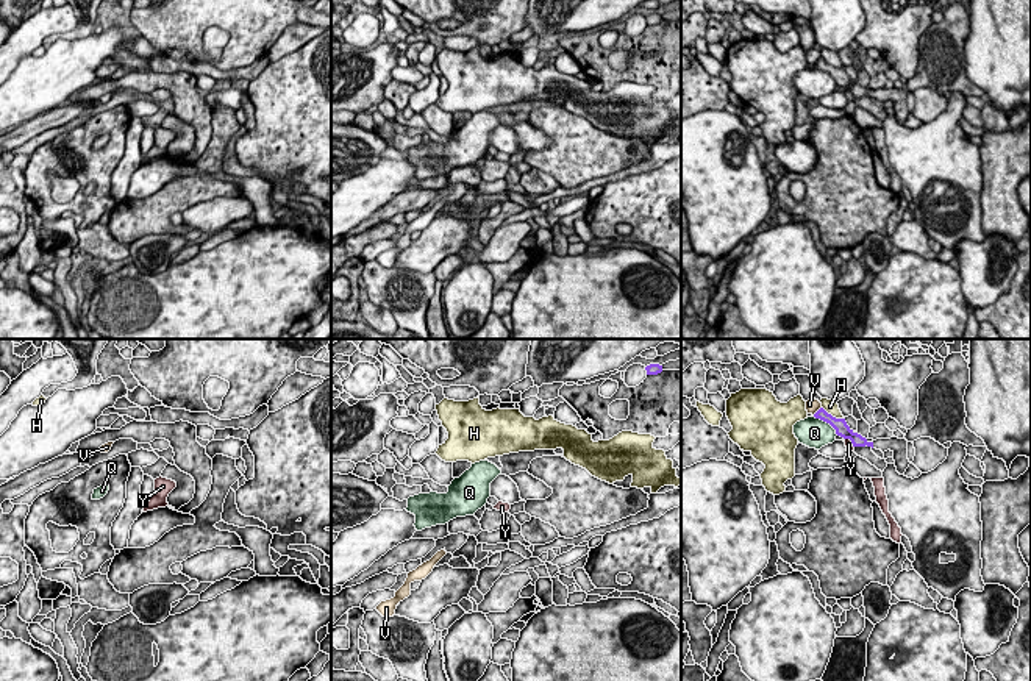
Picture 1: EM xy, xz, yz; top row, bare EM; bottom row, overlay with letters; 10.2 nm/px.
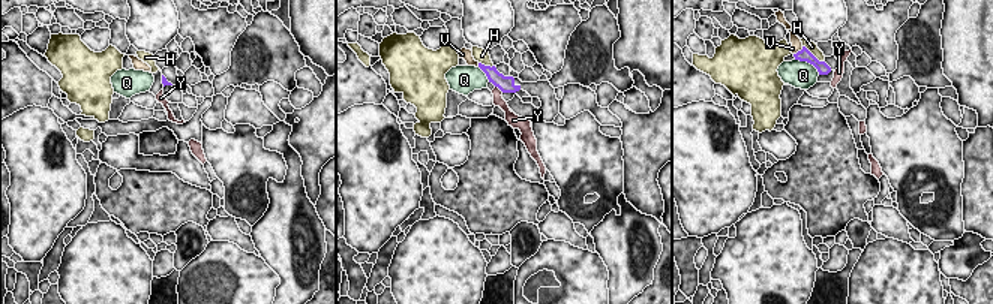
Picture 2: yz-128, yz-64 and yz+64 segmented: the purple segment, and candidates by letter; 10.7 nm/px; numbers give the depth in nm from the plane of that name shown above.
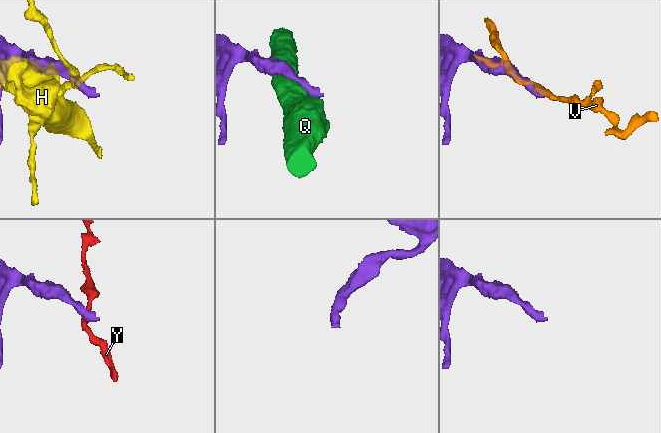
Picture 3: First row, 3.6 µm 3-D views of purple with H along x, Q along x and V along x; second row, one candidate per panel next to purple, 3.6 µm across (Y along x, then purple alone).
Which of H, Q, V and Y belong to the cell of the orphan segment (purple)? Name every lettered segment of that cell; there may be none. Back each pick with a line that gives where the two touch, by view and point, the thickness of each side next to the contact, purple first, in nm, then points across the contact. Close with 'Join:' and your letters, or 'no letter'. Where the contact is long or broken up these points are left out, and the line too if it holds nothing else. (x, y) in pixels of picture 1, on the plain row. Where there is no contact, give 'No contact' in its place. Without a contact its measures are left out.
Join: no letter

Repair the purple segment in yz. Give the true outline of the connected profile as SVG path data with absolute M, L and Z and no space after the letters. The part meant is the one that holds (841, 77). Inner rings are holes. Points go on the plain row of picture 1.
M820 58L815 64L815 69L820 69L826 73L829 73L834 80L836 84L850 89L853 97L872 97L876 100L881 100L883 103L890 100L894 103L894 114L897 117L897 122L900 125L904 125L906 119L909 117L909 109L908 109L908 91L906 89L898 89L898 87L890 87L890 89L865 89L861 84L854 83L845 72L845 69L836 69L831 64L828 64L823 58Z

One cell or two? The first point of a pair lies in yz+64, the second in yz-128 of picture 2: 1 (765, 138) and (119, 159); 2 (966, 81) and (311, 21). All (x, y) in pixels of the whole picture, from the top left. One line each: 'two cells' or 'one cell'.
1: one cell
2: one cell

